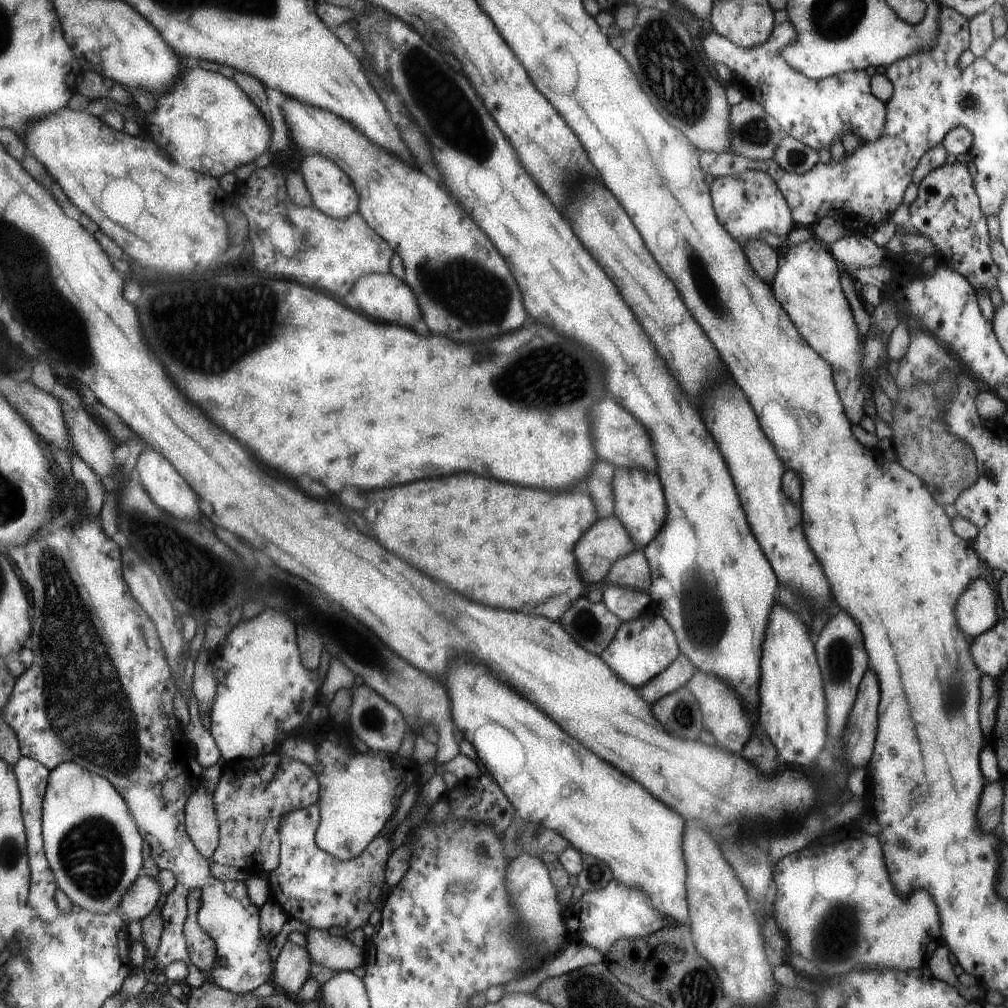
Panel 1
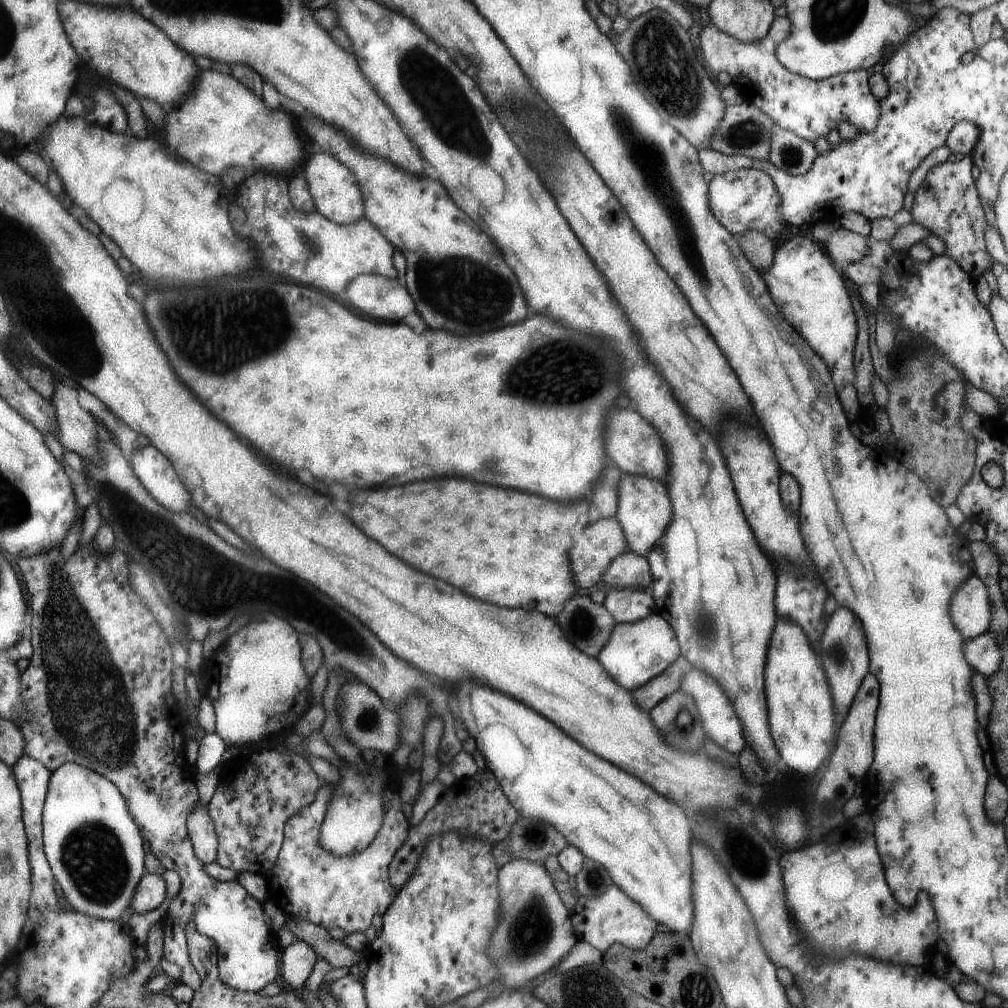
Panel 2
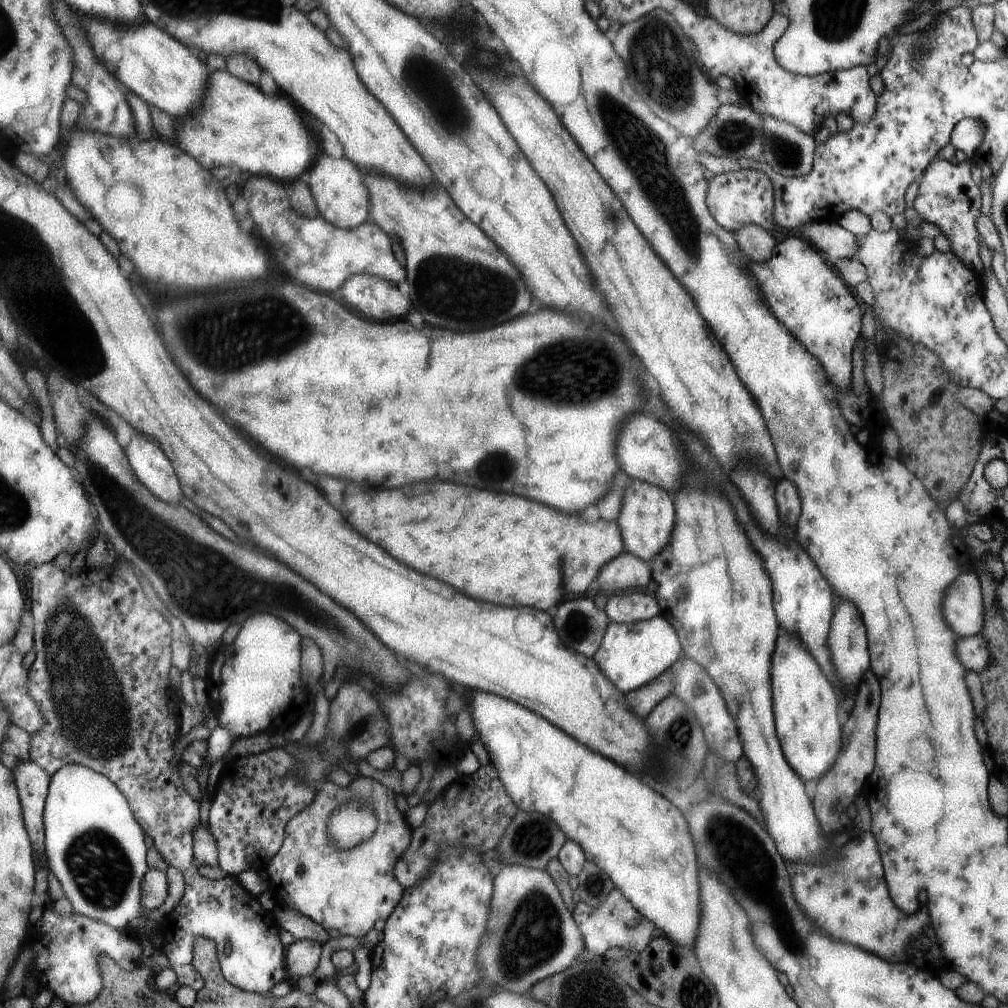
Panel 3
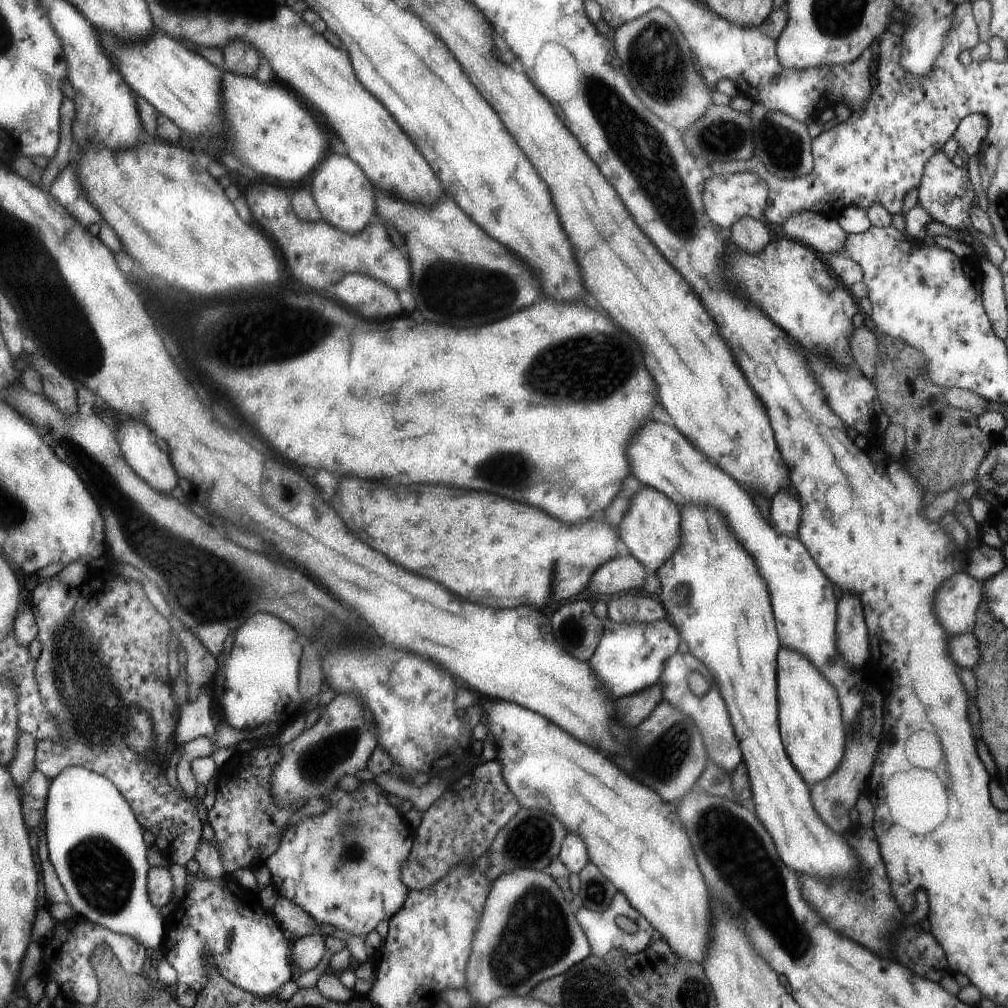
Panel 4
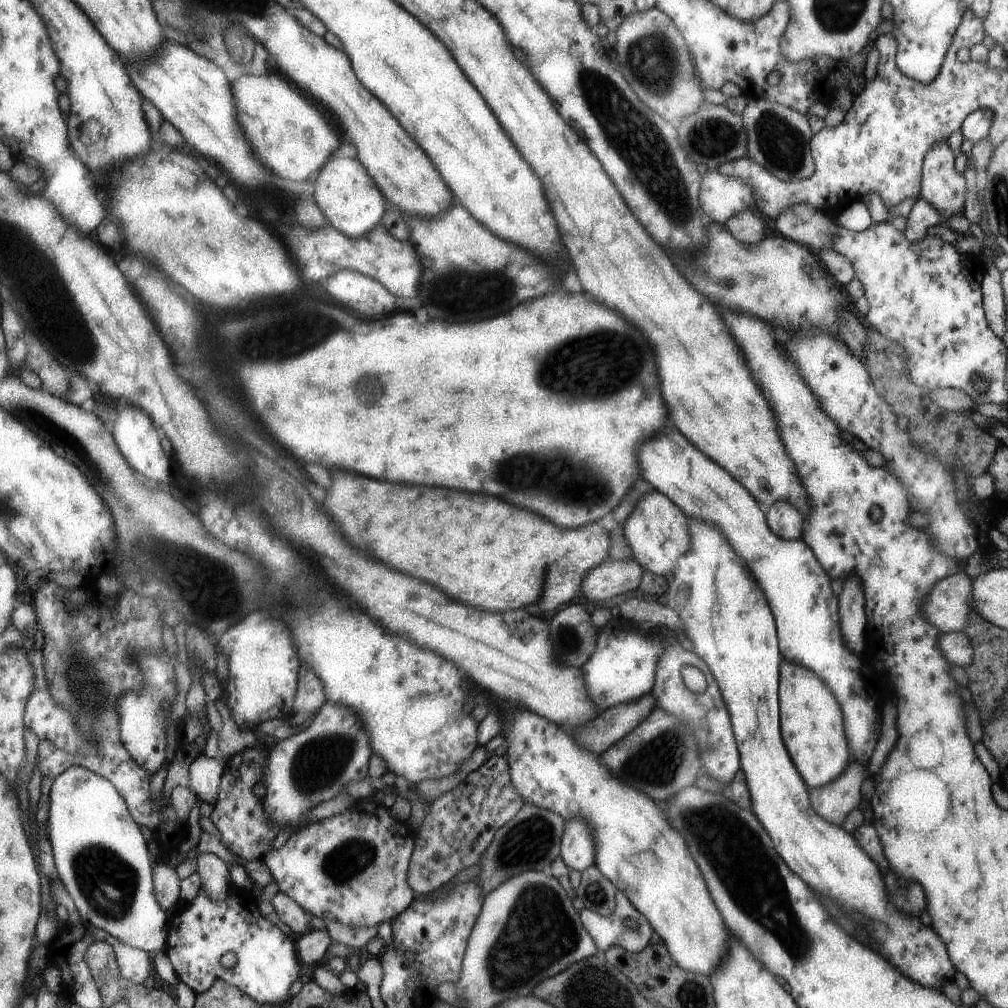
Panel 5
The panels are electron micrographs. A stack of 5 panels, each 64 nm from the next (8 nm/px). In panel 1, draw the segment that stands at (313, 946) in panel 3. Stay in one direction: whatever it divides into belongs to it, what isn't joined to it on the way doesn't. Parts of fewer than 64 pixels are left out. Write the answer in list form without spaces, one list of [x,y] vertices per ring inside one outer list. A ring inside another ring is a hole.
[[[287,940],[276,959],[272,984],[280,991],[296,996],[314,970],[308,949]]]

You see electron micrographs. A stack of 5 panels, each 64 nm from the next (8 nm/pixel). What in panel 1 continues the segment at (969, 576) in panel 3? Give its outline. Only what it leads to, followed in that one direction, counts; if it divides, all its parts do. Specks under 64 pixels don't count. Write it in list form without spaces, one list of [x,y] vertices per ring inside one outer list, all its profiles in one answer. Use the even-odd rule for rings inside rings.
[[[975,578],[958,600],[955,616],[968,639],[987,633],[1000,620],[997,590],[987,579]]]

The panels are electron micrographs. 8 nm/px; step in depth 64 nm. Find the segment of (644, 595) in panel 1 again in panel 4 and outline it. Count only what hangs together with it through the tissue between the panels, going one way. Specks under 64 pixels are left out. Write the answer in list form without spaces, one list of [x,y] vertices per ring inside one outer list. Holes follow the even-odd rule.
[[[636,594],[618,595],[607,600],[608,619],[620,624],[642,624],[668,619],[663,603]]]

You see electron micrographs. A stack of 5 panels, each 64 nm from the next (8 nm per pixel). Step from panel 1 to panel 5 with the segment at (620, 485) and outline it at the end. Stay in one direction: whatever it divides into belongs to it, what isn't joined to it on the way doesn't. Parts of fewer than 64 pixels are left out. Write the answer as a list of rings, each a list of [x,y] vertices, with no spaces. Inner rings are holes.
[[[654,490],[634,506],[632,514],[623,524],[623,535],[630,544],[635,560],[645,572],[670,578],[676,570],[678,560],[691,549],[690,516],[668,496]]]

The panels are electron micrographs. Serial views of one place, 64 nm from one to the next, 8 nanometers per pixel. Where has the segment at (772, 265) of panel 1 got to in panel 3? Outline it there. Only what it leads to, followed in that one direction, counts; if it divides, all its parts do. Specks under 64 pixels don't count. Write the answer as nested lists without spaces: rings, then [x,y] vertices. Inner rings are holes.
[[[744,224],[742,228],[738,228],[738,232],[735,232],[734,235],[742,252],[745,255],[748,254],[748,260],[752,258],[754,262],[768,262],[772,258],[776,240],[771,232],[764,230],[763,226]]]

